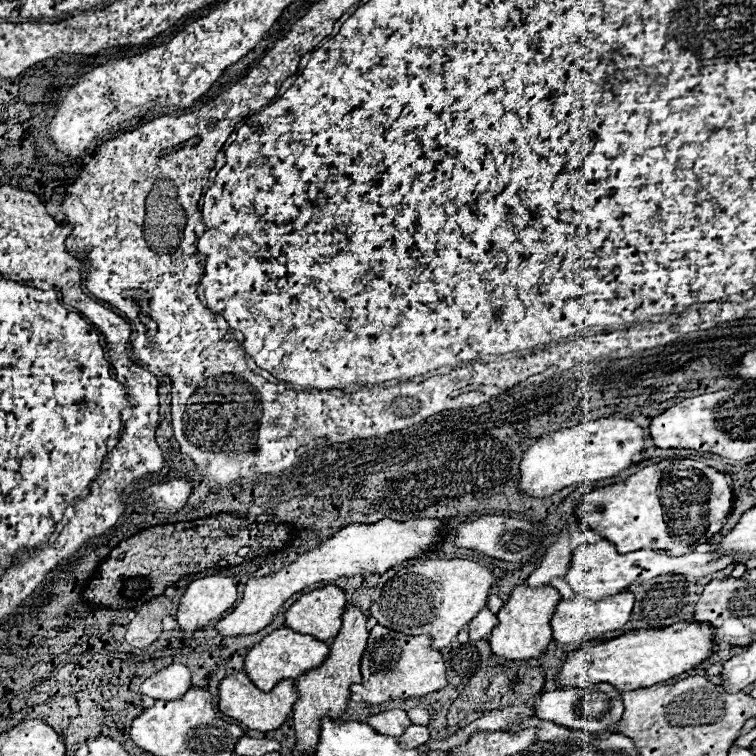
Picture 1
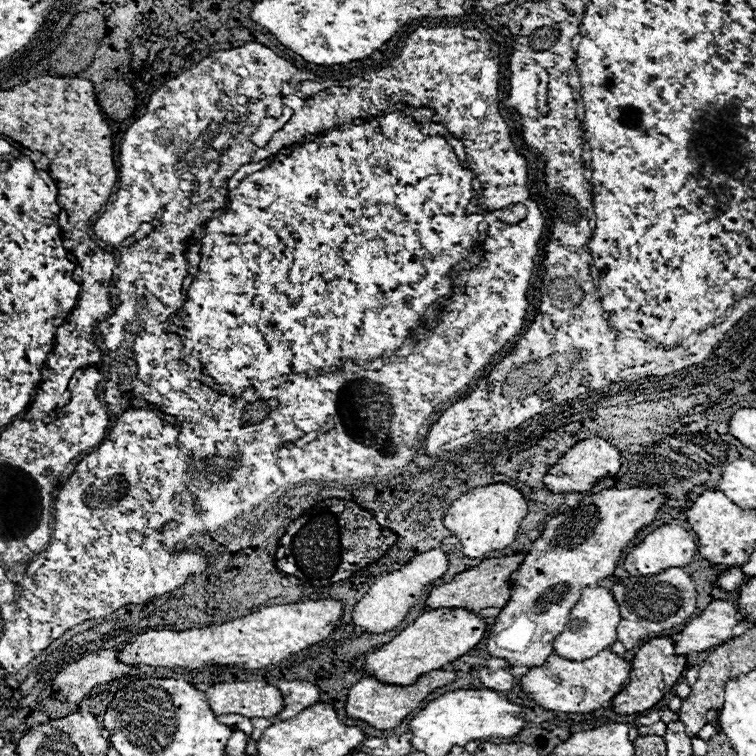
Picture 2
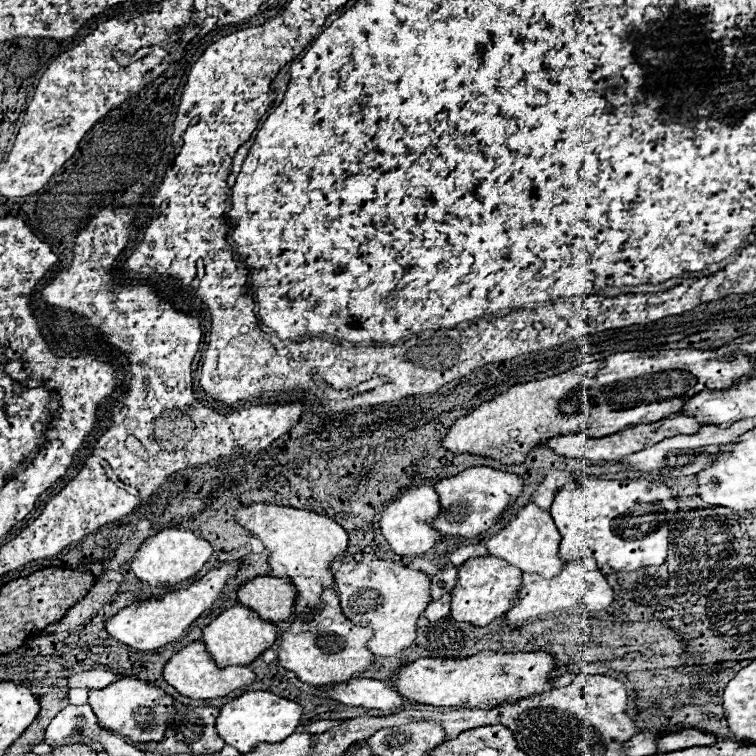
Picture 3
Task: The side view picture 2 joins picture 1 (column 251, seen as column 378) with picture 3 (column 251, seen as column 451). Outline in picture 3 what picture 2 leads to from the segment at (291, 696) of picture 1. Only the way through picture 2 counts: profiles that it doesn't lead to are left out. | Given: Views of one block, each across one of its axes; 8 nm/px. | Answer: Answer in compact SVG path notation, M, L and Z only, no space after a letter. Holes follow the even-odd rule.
M192 642L168 660L164 668L164 680L170 686L174 686L182 696L188 696L194 700L214 700L214 698L224 698L230 692L252 684L256 680L256 674L246 666L228 666L220 670L212 660L210 652L206 650L206 646L202 642Z

